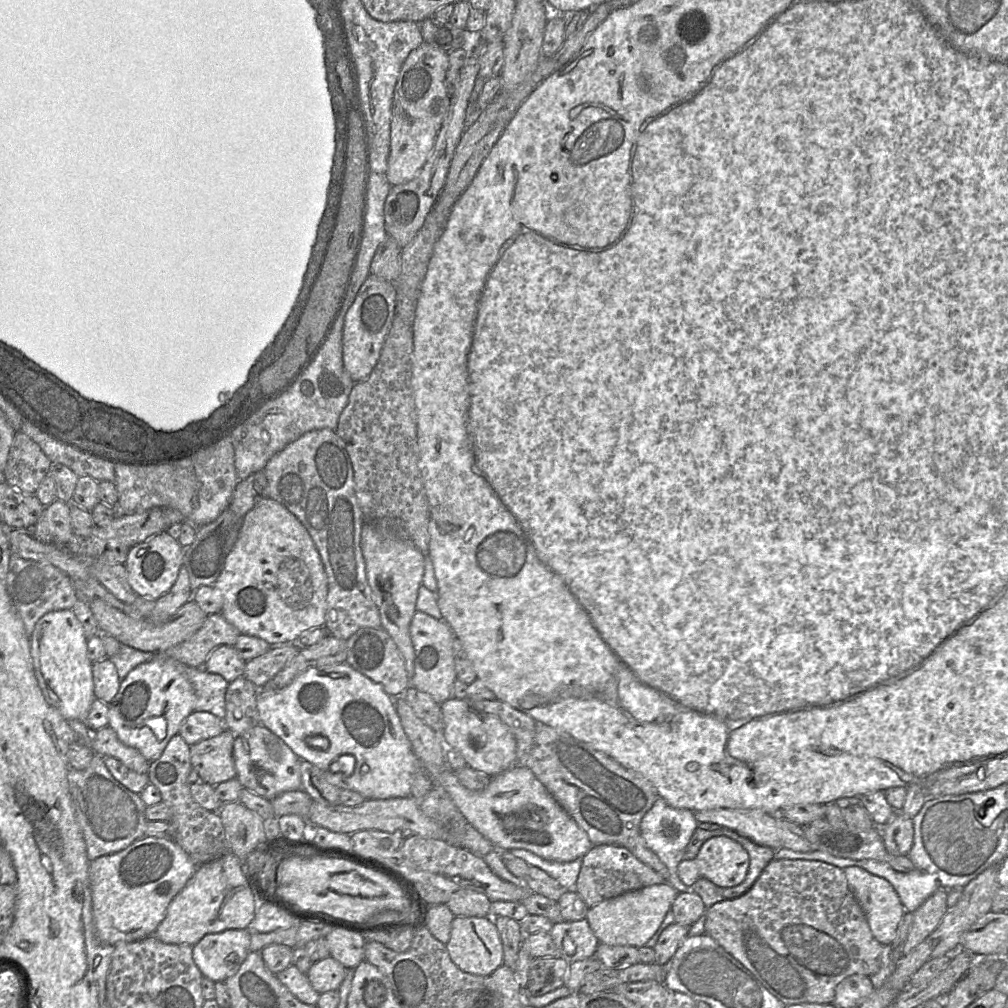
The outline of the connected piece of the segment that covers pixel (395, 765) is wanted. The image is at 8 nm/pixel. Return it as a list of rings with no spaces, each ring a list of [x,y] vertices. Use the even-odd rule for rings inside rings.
[[[347,663],[328,665],[323,667],[309,667],[298,675],[289,685],[267,697],[260,697],[258,688],[257,709],[260,715],[260,724],[278,736],[300,760],[307,761],[320,770],[325,771],[325,779],[328,783],[343,790],[352,790],[361,794],[365,799],[389,799],[410,797],[412,779],[415,773],[420,770],[422,764],[416,757],[412,745],[407,738],[400,718],[396,712],[395,700],[392,699],[383,689],[383,686],[376,683],[352,668]],[[339,761],[339,766],[345,767],[345,772],[331,773],[329,767]]]

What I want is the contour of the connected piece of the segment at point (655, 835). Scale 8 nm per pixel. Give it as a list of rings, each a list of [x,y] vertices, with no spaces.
[[[661,797],[654,802],[640,823],[640,833],[645,840],[646,846],[658,856],[669,871],[669,878],[666,883],[675,888],[679,893],[691,891],[691,888],[680,880],[677,868],[684,859],[685,848],[698,826],[694,812],[688,809],[670,807]]]

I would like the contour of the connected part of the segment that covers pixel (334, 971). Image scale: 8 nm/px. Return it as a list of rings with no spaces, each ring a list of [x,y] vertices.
[[[329,956],[311,965],[306,973],[313,989],[319,994],[338,990],[347,974],[347,969]]]

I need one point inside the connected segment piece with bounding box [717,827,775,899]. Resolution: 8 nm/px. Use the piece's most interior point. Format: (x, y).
(760, 856)

